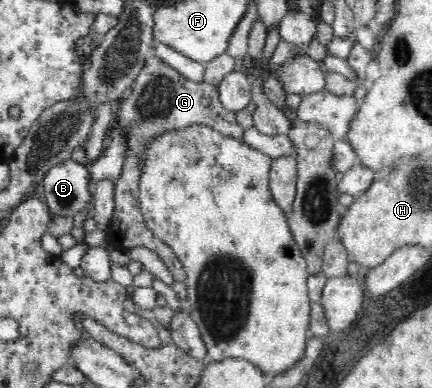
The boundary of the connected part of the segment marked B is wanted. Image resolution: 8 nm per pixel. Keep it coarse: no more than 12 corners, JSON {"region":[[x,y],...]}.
{"region":[[72,158],[41,179],[52,214],[90,206],[88,170]]}

